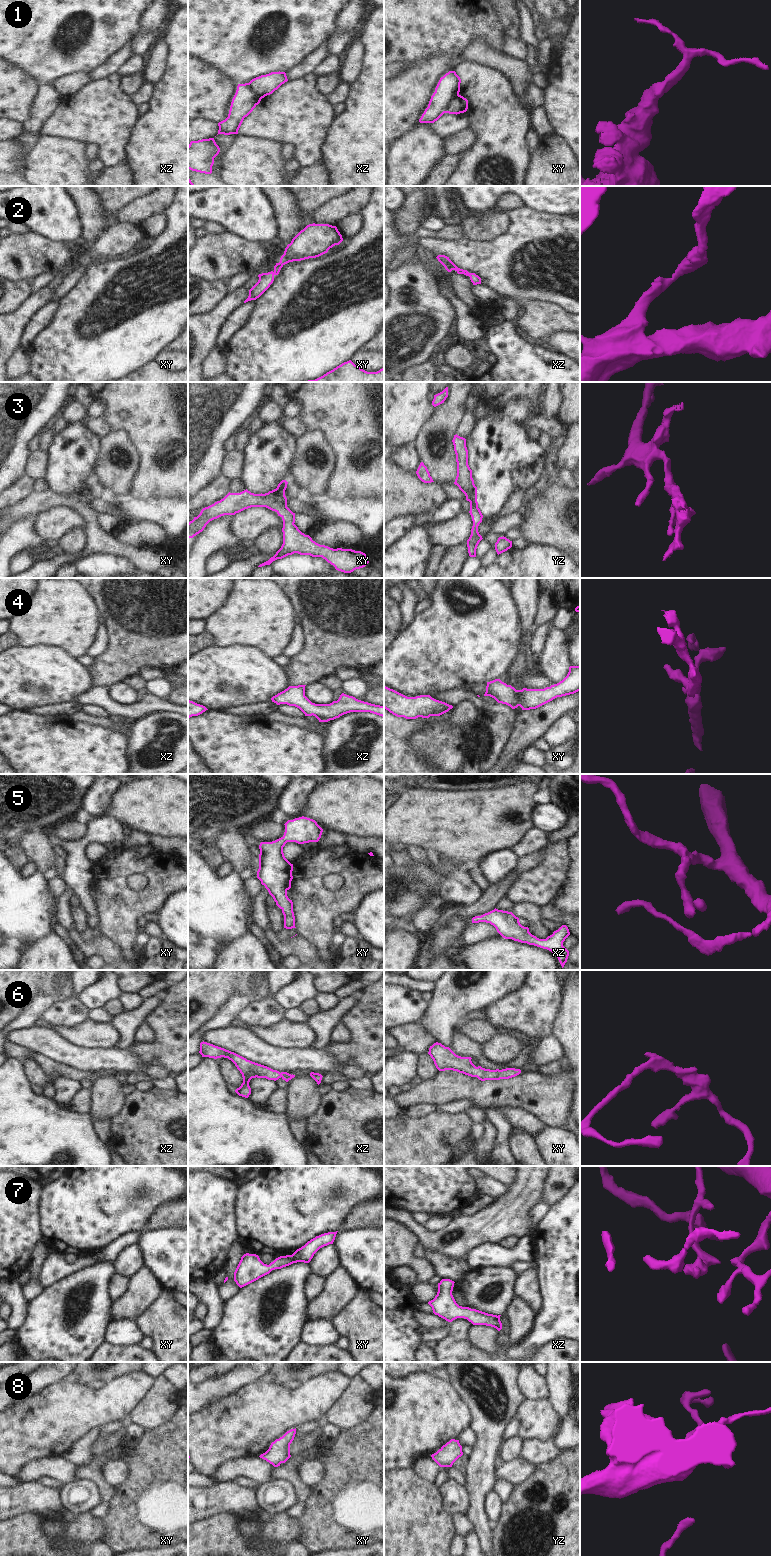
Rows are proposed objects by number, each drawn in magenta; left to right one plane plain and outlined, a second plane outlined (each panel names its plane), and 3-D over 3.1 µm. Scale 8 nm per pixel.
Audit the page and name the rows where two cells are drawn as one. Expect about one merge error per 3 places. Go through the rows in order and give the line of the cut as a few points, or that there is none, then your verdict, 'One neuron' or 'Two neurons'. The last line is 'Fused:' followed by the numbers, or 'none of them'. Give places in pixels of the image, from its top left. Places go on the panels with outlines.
1: Split along xy (458, 94), (447, 105), (445, 112). Two neurons
2: No split. One neuron
3: No split. One neuron
4: No split. One neuron
5: No split. One neuron
6: No split. One neuron
7: No split. One neuron
8: No split. One neuron
Fused: 1.

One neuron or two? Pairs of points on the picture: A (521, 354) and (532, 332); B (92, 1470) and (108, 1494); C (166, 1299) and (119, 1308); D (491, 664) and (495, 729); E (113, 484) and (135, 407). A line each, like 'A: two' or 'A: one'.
A: two
B: one
C: two
D: two
E: two

